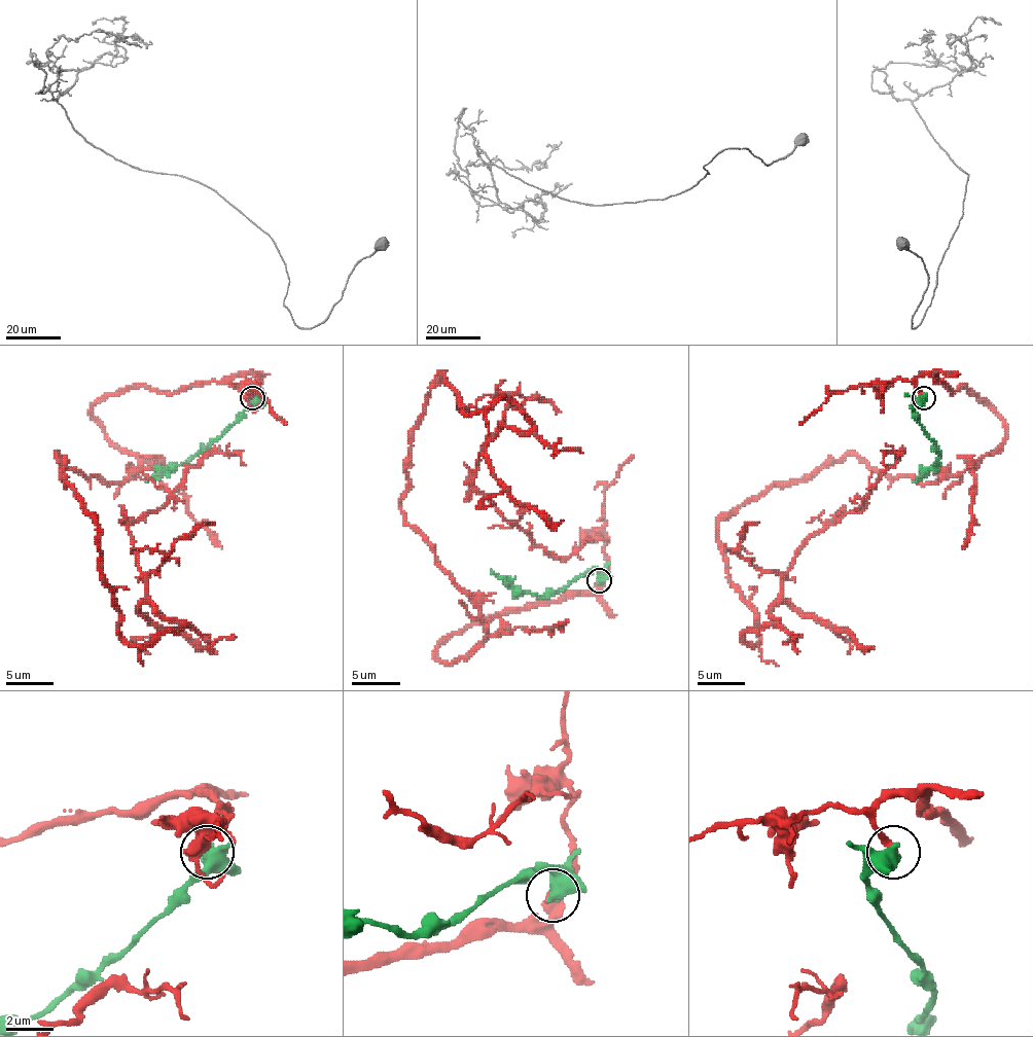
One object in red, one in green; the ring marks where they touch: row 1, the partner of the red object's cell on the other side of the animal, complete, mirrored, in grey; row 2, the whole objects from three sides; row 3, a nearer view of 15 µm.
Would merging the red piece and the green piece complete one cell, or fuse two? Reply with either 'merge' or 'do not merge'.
do not merge

